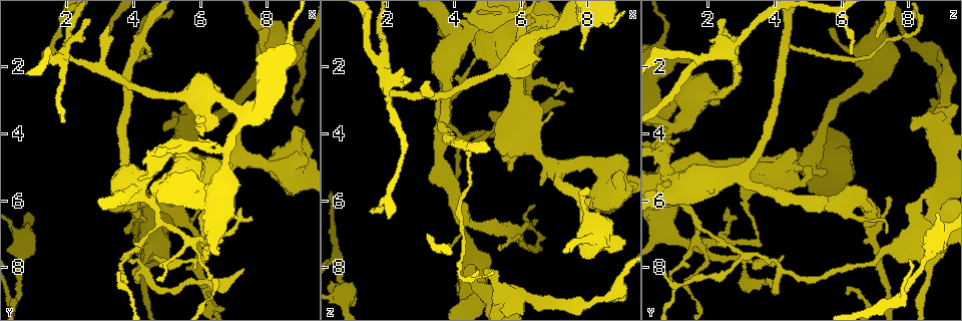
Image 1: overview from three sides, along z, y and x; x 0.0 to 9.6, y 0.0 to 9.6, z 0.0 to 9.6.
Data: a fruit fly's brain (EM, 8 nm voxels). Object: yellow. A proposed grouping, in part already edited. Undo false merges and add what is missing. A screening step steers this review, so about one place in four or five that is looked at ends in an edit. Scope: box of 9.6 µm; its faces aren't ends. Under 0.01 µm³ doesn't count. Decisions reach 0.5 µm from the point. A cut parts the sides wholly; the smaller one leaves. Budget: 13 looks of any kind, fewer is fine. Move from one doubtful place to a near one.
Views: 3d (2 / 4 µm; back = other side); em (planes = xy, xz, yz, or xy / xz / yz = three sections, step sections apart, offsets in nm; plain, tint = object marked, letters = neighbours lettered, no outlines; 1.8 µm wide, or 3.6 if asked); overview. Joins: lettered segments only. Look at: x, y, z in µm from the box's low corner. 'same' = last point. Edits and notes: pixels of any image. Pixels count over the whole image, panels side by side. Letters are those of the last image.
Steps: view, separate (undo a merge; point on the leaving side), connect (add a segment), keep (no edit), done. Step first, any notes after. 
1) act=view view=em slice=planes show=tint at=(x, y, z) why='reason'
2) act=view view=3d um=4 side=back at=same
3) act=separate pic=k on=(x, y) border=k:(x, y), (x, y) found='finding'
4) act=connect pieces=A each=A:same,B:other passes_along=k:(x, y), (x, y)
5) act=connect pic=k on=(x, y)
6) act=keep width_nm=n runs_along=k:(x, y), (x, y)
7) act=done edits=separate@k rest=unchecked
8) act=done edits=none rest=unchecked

act=view view=3d um=2 at=(5.70, 6.70, 6.90) why='thick turns thin'

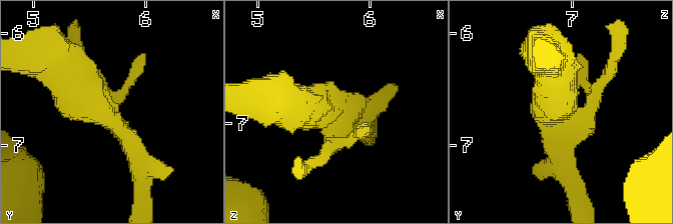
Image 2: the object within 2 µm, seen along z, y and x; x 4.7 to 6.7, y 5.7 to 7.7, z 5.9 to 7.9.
act=view view=em slice=planes show=letters at=(5.64, 6.68, 6.92) why='now the EM'

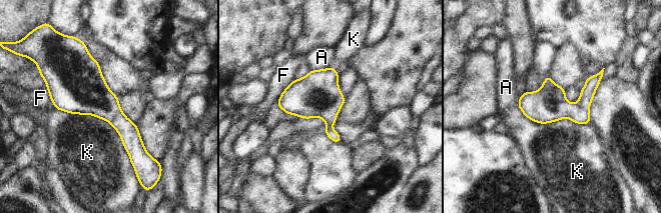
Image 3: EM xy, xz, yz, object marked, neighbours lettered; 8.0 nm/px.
act=keep width_nm=300 each=A:other,F:other,K:other border=3:(55, 108), (107, 121), (134, 168) found='continuous, no second cell'

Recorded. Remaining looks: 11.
act=view view=3d um=4 at=(4.20, 1.25, 4.30) why='three-way junction'

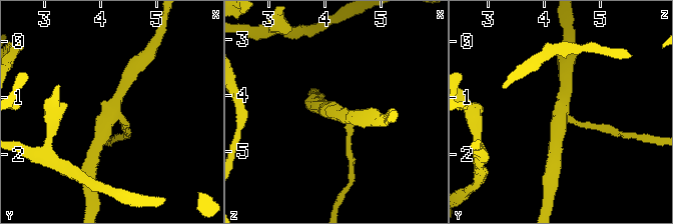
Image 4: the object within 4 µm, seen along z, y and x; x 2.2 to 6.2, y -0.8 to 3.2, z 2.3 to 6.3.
act=view view=em slice=planes show=tint at=(4.20, 1.30, 4.35) arms=3 why='need the tissue'

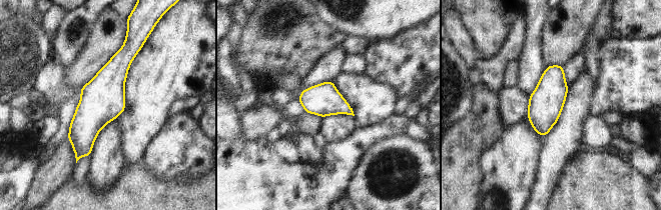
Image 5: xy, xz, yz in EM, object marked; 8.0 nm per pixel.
act=view view=em slice=planes show=letters at=same why='what lies round it'

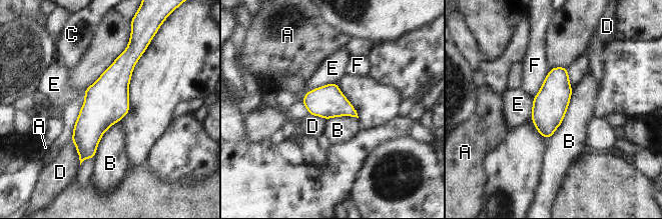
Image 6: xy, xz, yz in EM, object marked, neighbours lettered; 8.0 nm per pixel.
act=keep width_nm=260 each=A:other,B:other,C:other,D:other,E:other,F:other found='all the same cell'

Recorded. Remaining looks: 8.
act=view view=3d um=2 side=back at=(7.95, 0.90, 5.60) why='tapers out'

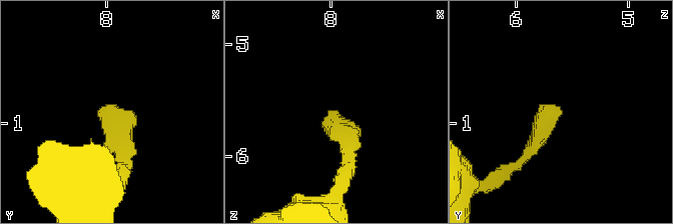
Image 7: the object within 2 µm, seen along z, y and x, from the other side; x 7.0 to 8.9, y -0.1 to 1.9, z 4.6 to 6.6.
act=view view=em slice=planes show=letters at=(7.96, 0.88, 5.60) why='need the tissue'

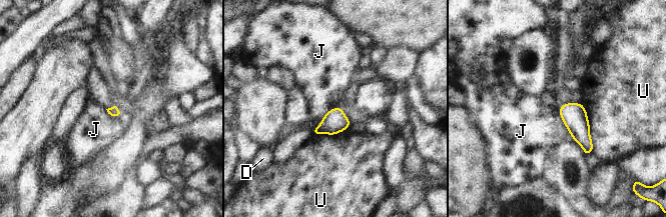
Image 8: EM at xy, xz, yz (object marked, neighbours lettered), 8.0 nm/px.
act=keep each=D:other,J:other,U:other border=8:(557, 111), (571, 136) found='none of them fits'

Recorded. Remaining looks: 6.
act=view view=3d um=4 at=(8.85, 3.45, 8.70) why='thin end'

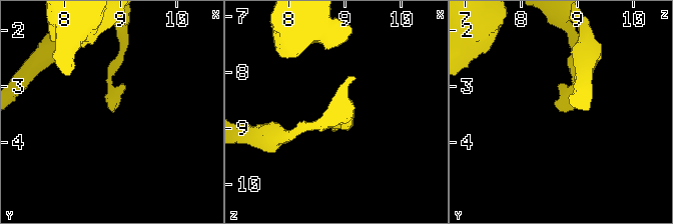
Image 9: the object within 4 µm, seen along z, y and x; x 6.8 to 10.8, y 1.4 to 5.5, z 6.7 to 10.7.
act=view view=em slice=xy step=8 show=letters at=(8.90, 3.45, 8.65) why='need the tissue'

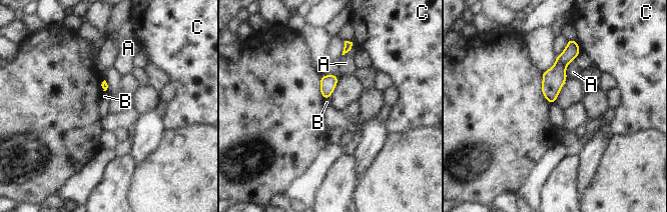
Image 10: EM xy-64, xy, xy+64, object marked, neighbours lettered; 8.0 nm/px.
act=view view=em slice=planes show=letters at=same why='cut it another way'

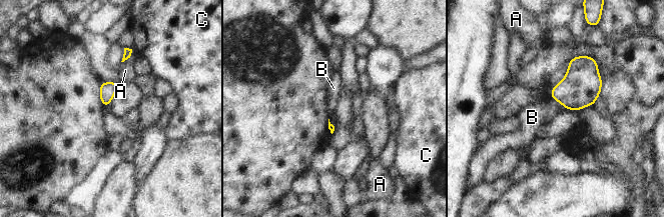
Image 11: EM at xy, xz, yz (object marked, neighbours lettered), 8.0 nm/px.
act=keep longest_contact=A:140nm each=A:other,B:other,C:other border=11:(551, 96), (557, 102) found='none of them fits'

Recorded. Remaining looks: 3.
act=view view=3d um=4 at=(3.80, 7.65, 3.05) why='branch point'

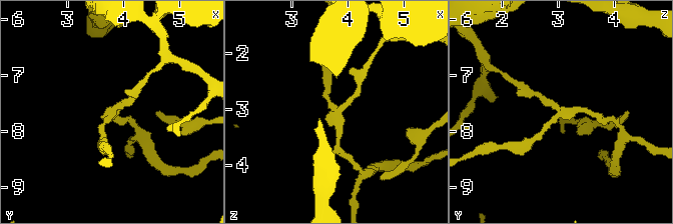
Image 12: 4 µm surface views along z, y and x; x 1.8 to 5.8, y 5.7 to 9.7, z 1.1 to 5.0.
act=view view=em slice=yz step=16 show=tint at=(3.80, 7.65, 3.05)

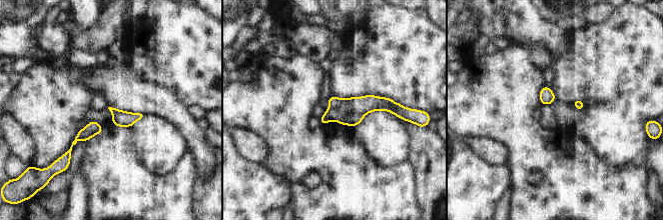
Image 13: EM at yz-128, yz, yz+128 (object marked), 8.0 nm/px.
act=view view=em slice=planes show=letters at=same why='cut it another way'

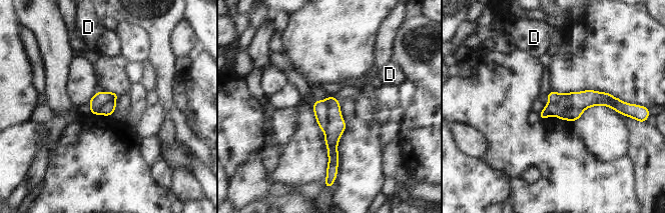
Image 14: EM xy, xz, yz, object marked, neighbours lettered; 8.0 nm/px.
act=separate pic=14 on=(336, 126) width_nm=190 each=D:other border=14:(324, 99), (327, 112), (323, 131) found='a second cell is stuck on'

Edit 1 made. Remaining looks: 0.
act=done edits=separate@14 rest=unchecked

